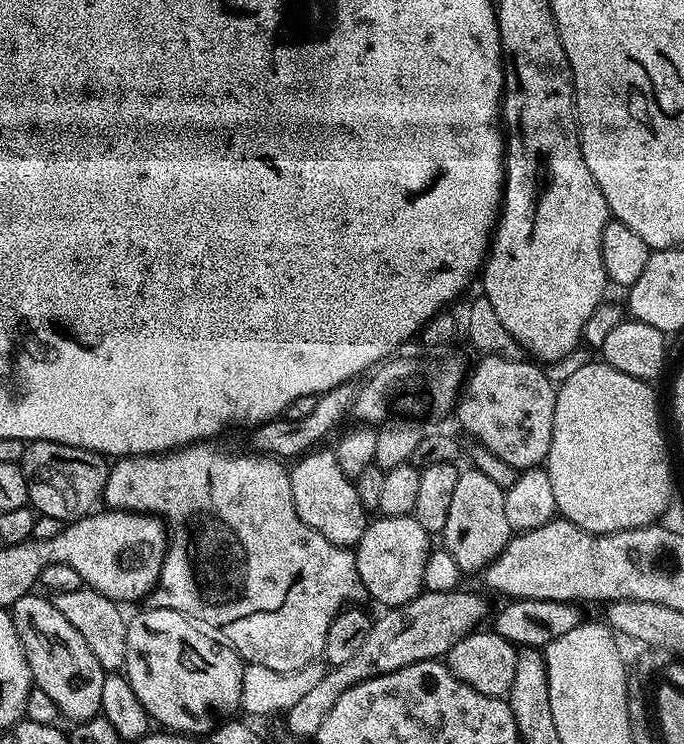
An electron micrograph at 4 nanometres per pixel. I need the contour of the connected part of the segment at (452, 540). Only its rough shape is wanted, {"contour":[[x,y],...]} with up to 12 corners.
{"contour":[[461,471],[442,548],[483,573],[513,535],[504,489]]}

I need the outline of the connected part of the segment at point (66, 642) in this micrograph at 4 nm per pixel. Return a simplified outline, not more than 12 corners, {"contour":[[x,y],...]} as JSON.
{"contour":[[51,599],[10,613],[35,687],[70,722],[101,711],[105,670]]}

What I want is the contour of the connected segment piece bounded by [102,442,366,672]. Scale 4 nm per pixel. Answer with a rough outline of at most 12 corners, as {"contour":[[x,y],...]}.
{"contour":[[125,456],[103,503],[159,516],[150,593],[248,664],[319,661],[365,599],[275,456]]}

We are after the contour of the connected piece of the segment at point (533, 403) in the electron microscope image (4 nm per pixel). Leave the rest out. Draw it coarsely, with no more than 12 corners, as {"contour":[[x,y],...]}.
{"contour":[[485,355],[454,412],[517,470],[539,467],[555,383],[528,360]]}

